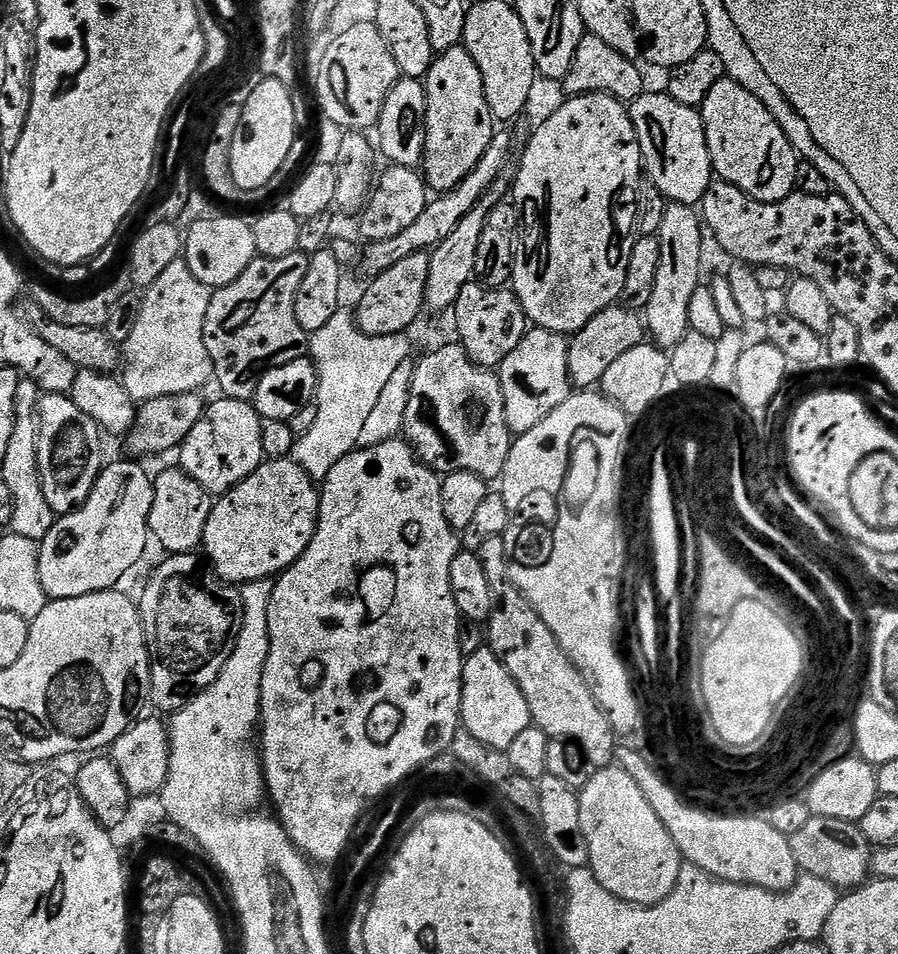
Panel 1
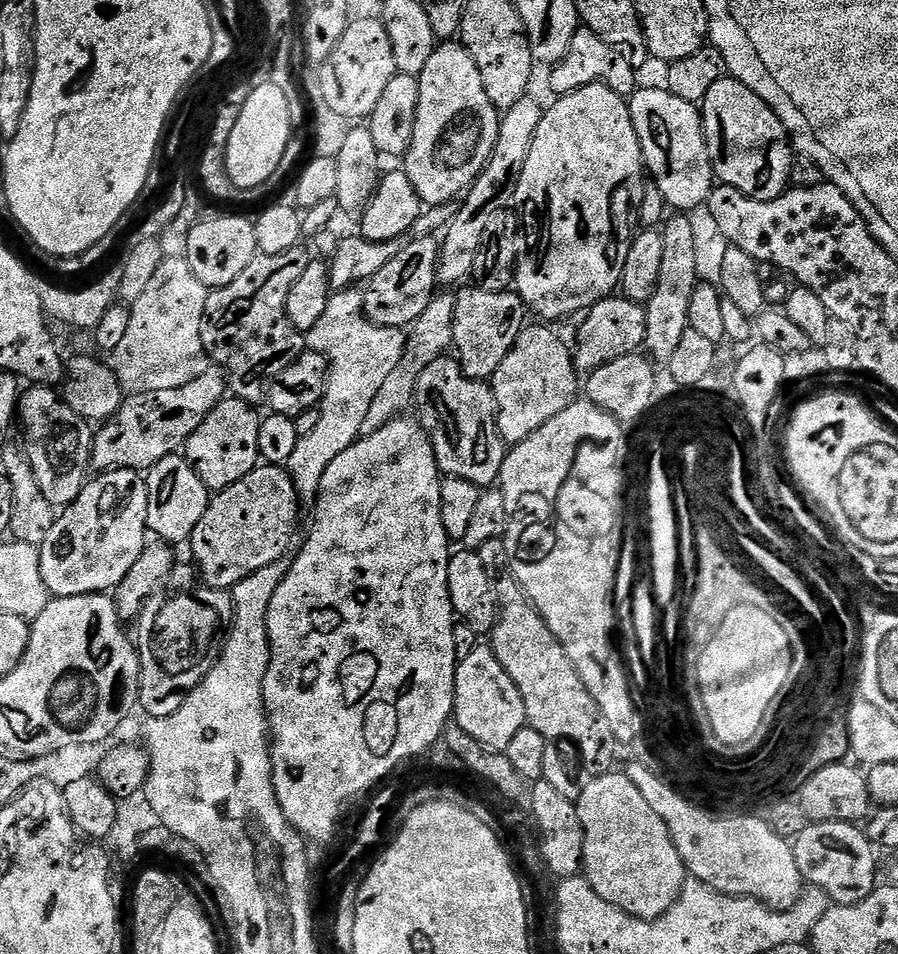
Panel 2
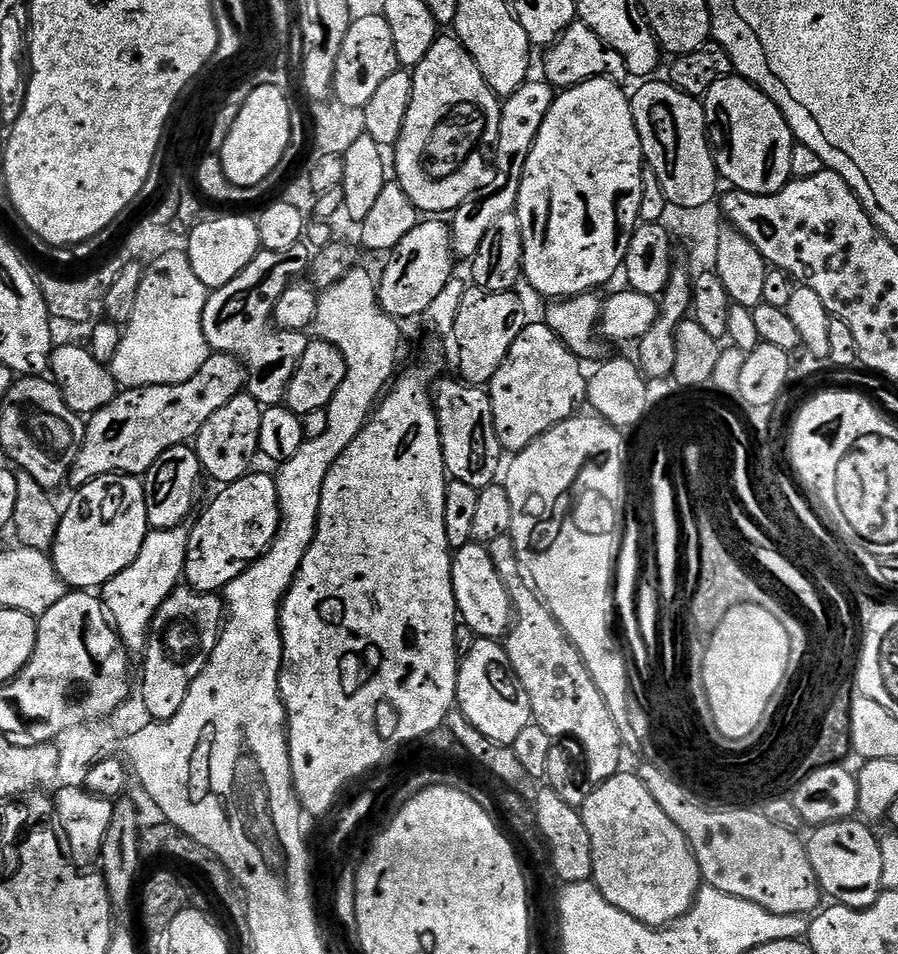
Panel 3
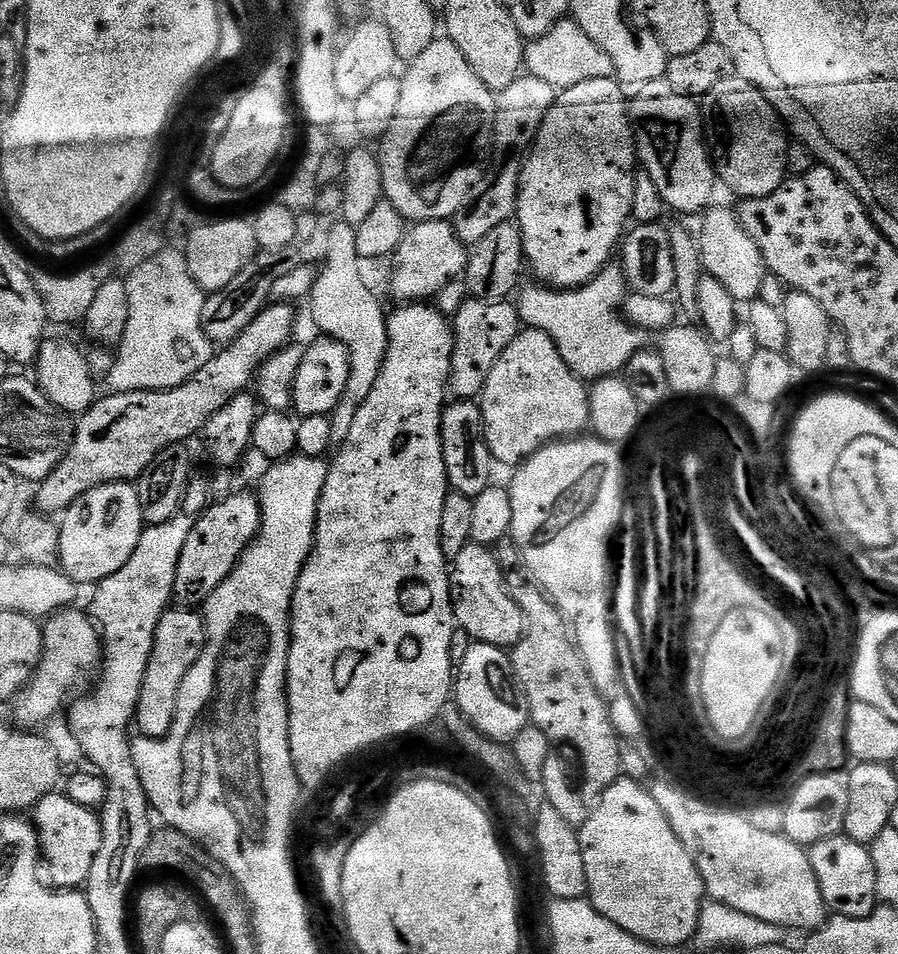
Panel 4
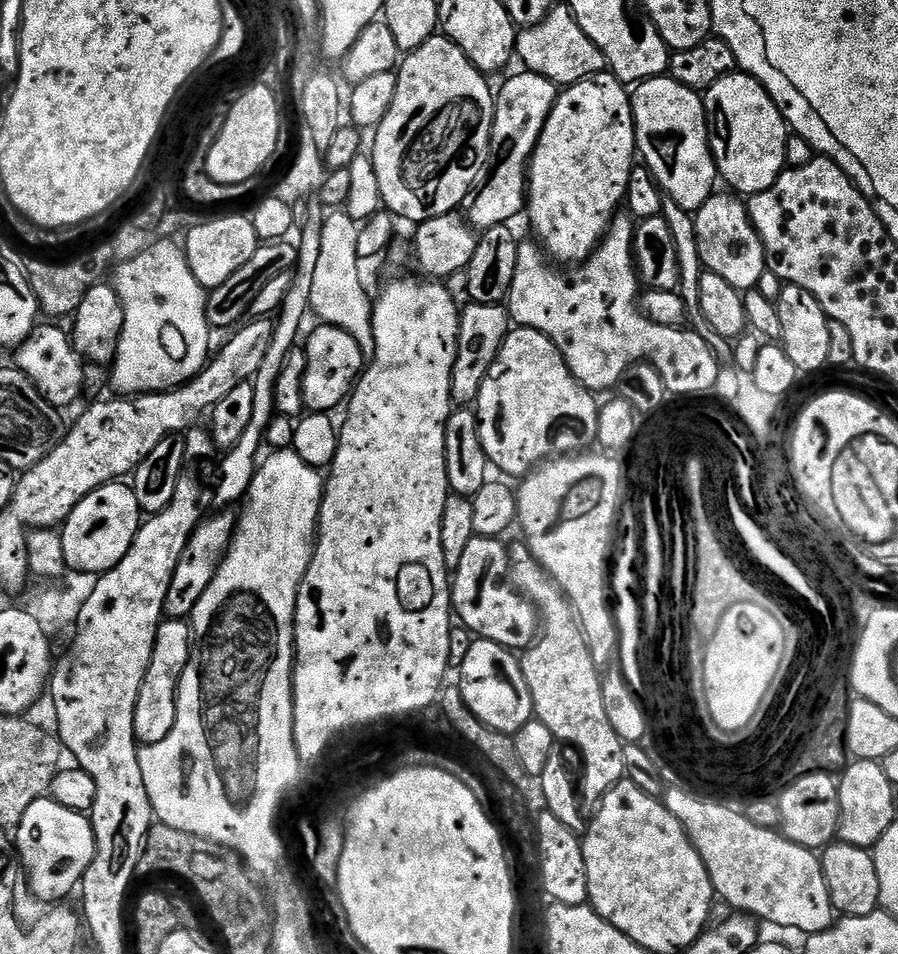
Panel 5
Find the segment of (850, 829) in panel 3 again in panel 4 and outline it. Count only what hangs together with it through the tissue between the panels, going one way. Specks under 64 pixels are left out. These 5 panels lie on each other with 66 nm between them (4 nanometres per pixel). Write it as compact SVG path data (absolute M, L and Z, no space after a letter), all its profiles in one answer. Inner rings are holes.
M845 834L822 838L811 845L808 857L822 890L825 905L833 908L836 916L866 918L878 907L876 871L869 845L859 844L854 837Z

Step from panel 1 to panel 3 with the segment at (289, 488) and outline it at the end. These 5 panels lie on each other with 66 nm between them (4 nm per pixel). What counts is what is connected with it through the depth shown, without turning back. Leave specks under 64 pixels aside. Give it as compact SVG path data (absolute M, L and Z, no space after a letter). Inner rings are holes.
M253 470L238 482L223 485L219 491L209 502L208 509L195 517L196 525L191 525L188 534L182 580L194 592L219 593L267 552L280 529L275 475Z

